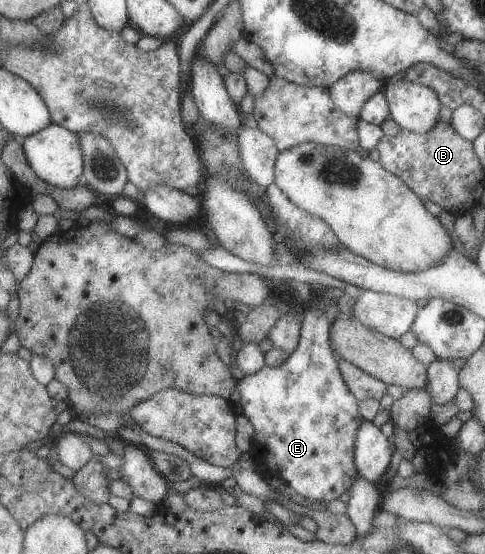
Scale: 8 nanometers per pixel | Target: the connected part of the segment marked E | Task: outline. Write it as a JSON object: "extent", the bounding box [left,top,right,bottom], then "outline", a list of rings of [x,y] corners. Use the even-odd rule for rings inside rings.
{"extent":[238,293,363,501],"outline":[[[312,293],[302,312],[299,344],[288,354],[286,361],[276,367],[264,365],[256,373],[238,381],[239,404],[254,428],[253,453],[248,454],[251,460],[263,464],[269,474],[279,476],[298,495],[312,501],[337,499],[342,492],[349,490],[358,475],[354,463],[354,440],[363,418],[357,409],[358,400],[347,388],[328,341],[330,324],[340,314],[336,300],[322,293]]]}

